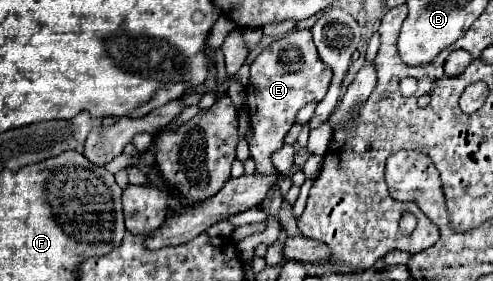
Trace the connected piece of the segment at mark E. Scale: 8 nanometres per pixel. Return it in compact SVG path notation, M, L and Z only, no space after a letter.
M309 30L289 32L255 58L247 84L247 108L251 116L249 154L255 160L255 174L275 174L275 164L271 160L273 152L285 144L283 138L295 124L297 112L313 100L323 100L329 82L331 70L321 62L321 58L317 58L317 48L313 46Z

